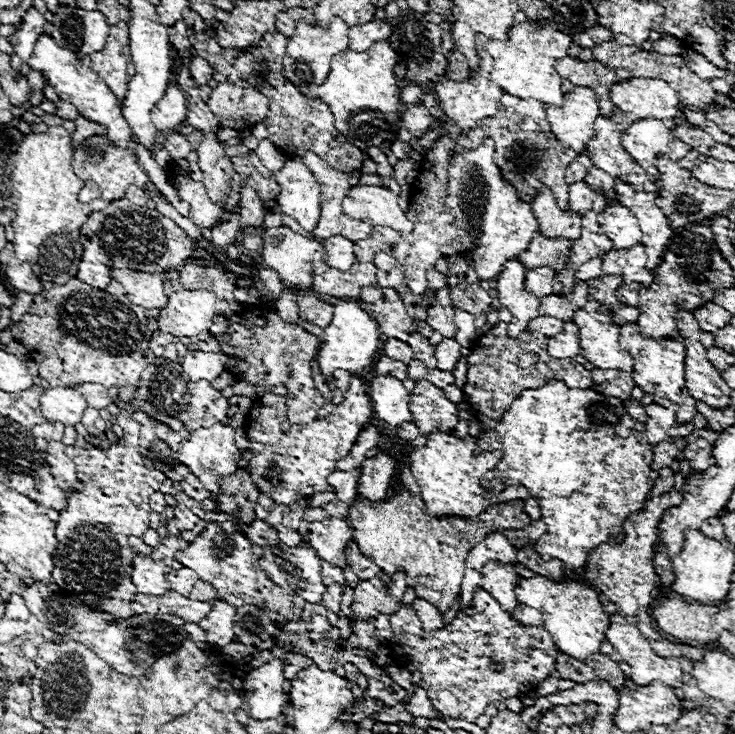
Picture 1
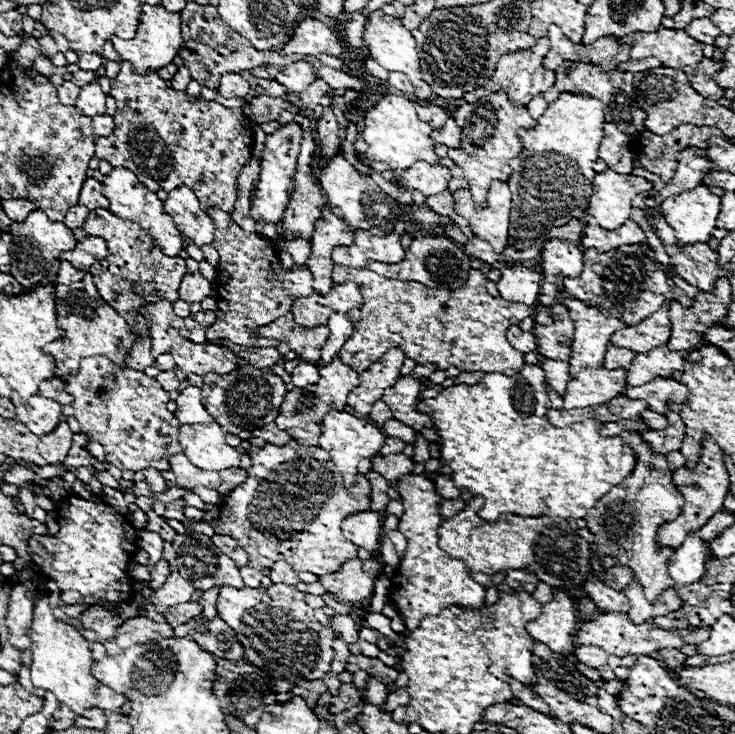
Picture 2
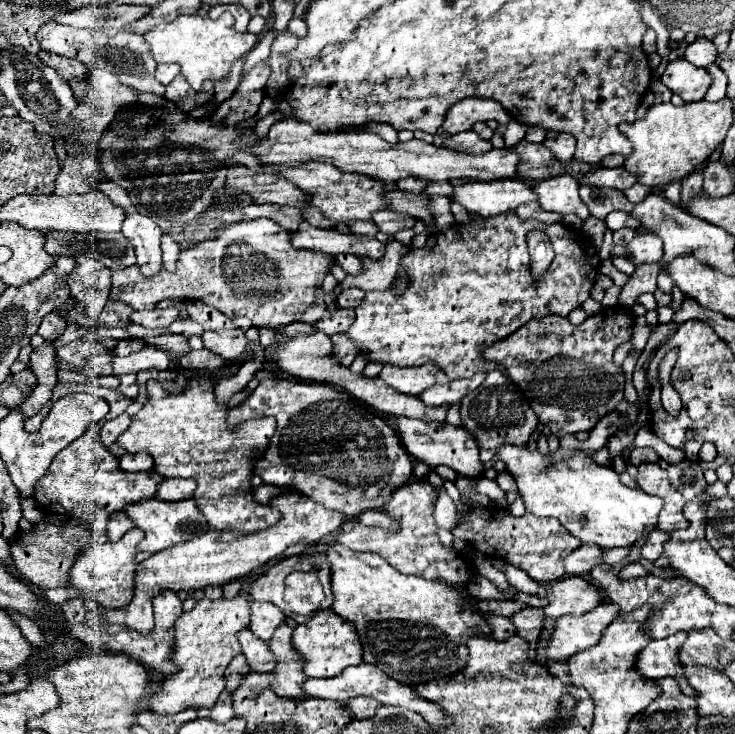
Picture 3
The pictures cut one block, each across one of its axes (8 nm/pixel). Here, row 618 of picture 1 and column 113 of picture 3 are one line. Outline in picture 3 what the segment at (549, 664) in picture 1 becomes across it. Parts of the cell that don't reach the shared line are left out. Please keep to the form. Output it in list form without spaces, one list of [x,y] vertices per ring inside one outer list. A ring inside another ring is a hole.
[[[102,424],[90,426],[84,436],[68,444],[50,464],[48,474],[36,484],[36,502],[42,506],[42,510],[50,514],[70,516],[70,518],[82,518],[78,520],[80,526],[88,528],[94,536],[98,534],[96,542],[108,542],[106,536],[106,524],[108,518],[114,512],[120,512],[124,504],[136,504],[138,500],[150,500],[156,496],[156,486],[164,476],[158,472],[140,472],[140,474],[128,474],[120,470],[120,460],[104,444],[100,444],[100,428]],[[90,476],[90,478],[88,478]],[[100,522],[100,528],[94,524]],[[102,536],[102,538],[100,538]]]

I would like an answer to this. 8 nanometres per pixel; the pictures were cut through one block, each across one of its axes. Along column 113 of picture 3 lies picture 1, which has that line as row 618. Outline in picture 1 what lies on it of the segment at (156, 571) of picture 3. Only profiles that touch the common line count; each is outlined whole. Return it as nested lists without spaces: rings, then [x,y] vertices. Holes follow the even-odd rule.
[[[610,616],[610,626],[608,626],[608,632],[606,632],[606,638],[608,638],[610,644],[614,646],[614,652],[620,654],[620,658],[622,658],[626,664],[630,664],[630,668],[632,668],[630,678],[632,678],[634,684],[646,686],[646,684],[652,684],[652,682],[660,680],[660,682],[664,682],[664,684],[668,684],[668,686],[672,686],[672,688],[682,688],[682,686],[684,686],[684,682],[682,682],[684,672],[680,670],[678,660],[676,660],[676,658],[662,658],[662,656],[658,656],[658,654],[650,648],[648,640],[638,632],[638,628],[632,626],[630,622],[626,622],[622,616]]]

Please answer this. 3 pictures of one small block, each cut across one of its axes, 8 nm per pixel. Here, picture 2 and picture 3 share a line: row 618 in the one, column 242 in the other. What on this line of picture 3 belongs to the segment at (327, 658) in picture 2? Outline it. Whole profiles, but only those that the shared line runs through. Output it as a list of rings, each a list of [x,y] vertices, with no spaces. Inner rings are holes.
[[[268,218],[224,224],[216,240],[200,242],[180,254],[174,274],[162,268],[160,274],[146,278],[140,274],[138,266],[112,272],[110,298],[126,302],[134,310],[152,310],[164,298],[202,300],[228,316],[246,316],[258,328],[278,332],[280,328],[298,322],[296,314],[302,314],[316,302],[316,286],[322,284],[336,262],[322,252],[294,248],[290,244],[290,232]]]

